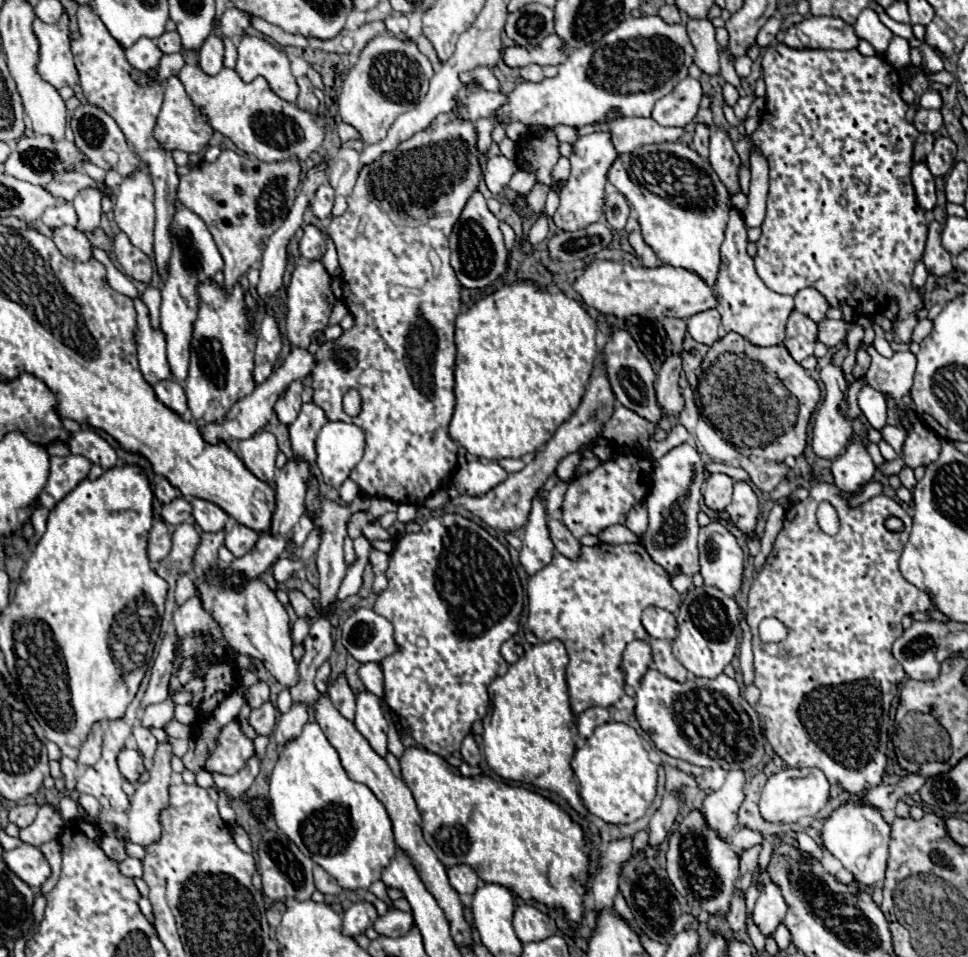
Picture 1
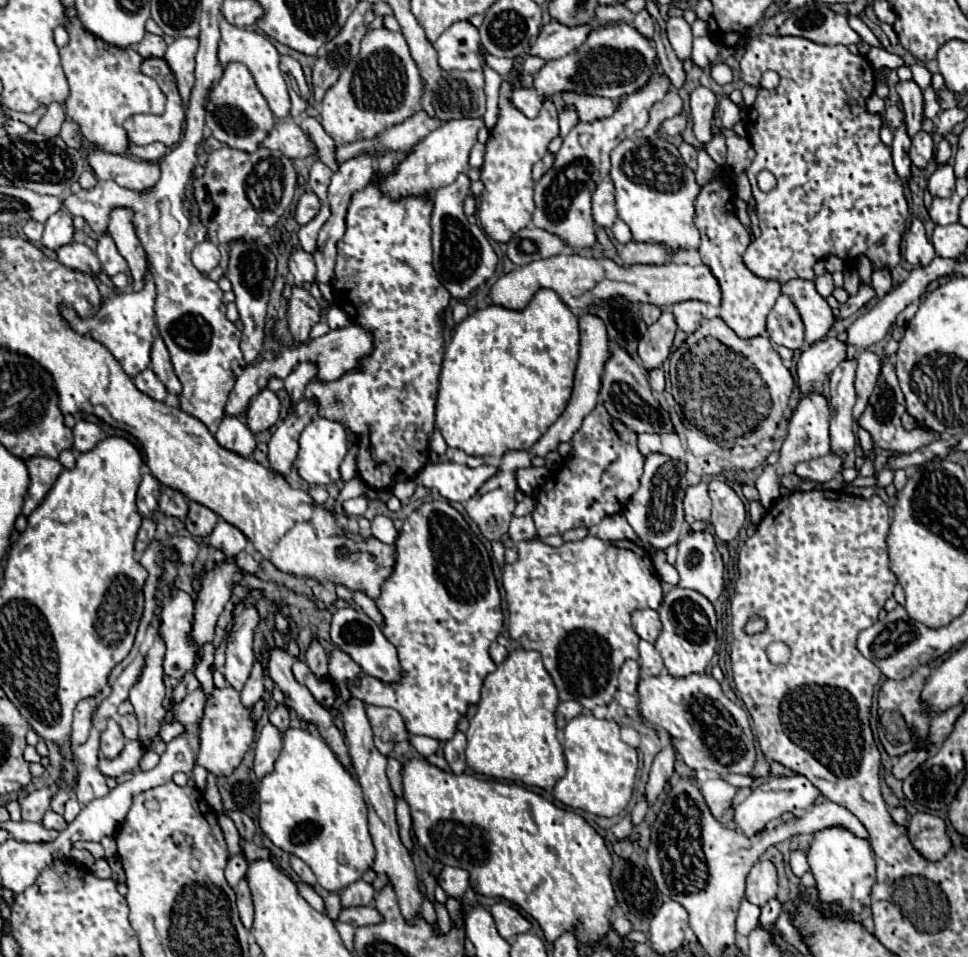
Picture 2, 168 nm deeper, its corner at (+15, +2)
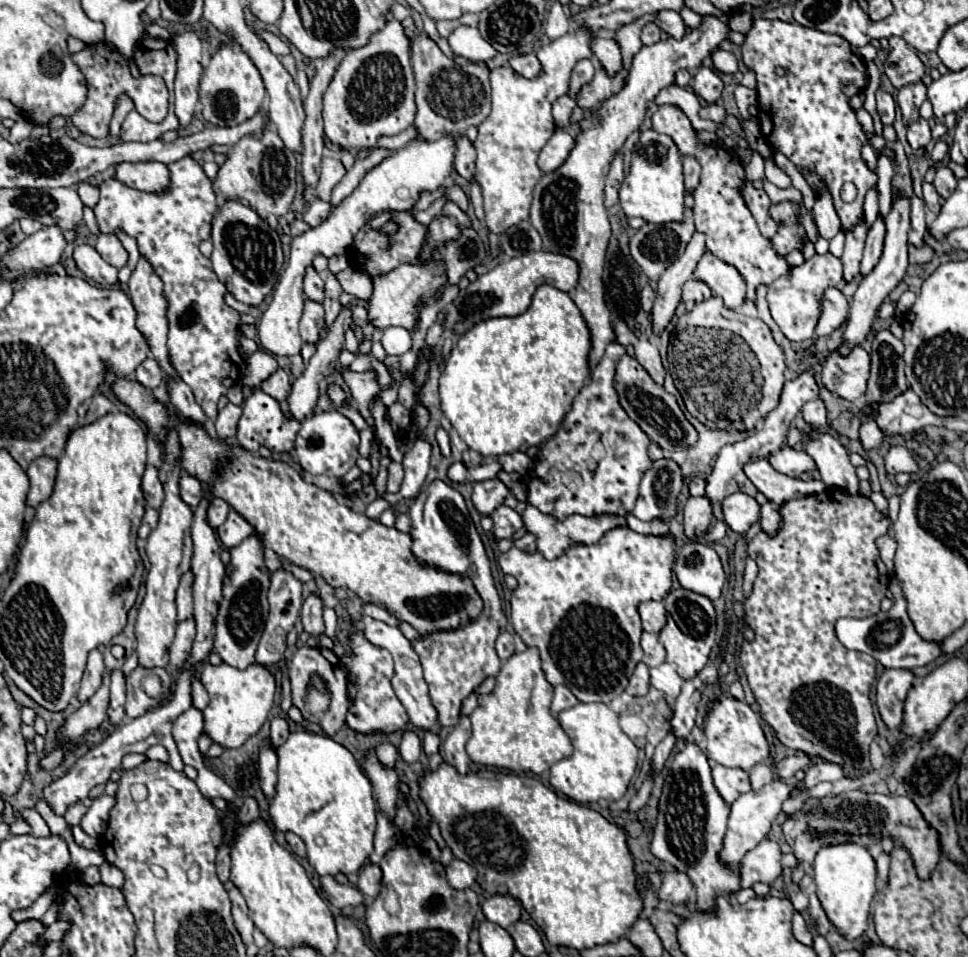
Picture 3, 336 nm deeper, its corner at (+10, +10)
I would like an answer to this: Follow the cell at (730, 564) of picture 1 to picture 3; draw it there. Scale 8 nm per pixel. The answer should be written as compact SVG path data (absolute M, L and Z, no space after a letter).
M688 542L680 548L674 564L676 578L684 590L716 600L726 580L722 562L714 548L704 542Z

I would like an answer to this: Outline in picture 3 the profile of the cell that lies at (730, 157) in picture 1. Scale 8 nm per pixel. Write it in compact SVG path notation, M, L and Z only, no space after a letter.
M700 66L694 80L692 80L692 88L694 92L704 98L706 102L716 102L722 94L722 80L720 74L708 66Z

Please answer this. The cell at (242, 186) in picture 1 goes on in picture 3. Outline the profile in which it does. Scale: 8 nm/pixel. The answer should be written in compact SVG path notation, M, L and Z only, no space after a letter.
M266 126L260 138L248 134L234 146L234 152L220 166L218 178L212 182L212 188L216 194L222 194L224 198L246 200L258 212L260 218L266 218L268 214L274 214L280 218L288 212L292 198L296 194L294 152L286 150L278 132Z

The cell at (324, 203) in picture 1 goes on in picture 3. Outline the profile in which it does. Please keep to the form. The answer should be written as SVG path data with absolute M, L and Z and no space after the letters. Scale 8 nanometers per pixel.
M314 198L314 202L310 202L310 206L306 208L304 212L304 222L310 226L310 228L316 228L318 224L322 224L328 214L330 214L330 204L328 202L322 202L320 198Z

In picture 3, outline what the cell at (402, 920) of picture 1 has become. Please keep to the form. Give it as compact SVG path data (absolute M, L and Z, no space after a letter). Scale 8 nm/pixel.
M324 876L320 878L320 888L324 892L324 896L328 898L328 902L340 910L344 910L346 906L356 906L364 900L364 896L360 894L360 890L356 890L350 884L338 884L334 880L334 876Z

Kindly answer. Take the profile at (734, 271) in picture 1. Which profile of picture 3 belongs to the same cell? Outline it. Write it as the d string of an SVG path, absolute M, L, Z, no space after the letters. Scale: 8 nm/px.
M664 104L658 106L658 110L652 114L652 130L658 134L666 134L674 140L678 146L680 156L692 156L700 162L702 172L700 172L700 184L694 190L694 224L698 232L706 234L706 248L722 258L724 262L730 262L746 280L748 292L746 292L746 302L754 302L754 290L758 284L770 284L786 270L790 268L788 262L774 250L772 242L764 238L758 230L758 224L754 216L750 214L740 190L744 184L744 166L738 158L736 152L726 150L716 144L702 144L696 136L696 130L692 128L690 120L686 114L674 106L674 104Z

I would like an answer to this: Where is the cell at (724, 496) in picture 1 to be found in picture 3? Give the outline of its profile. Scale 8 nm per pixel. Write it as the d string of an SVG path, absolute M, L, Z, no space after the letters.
M690 496L684 508L684 534L688 540L702 538L712 526L712 506L706 498Z

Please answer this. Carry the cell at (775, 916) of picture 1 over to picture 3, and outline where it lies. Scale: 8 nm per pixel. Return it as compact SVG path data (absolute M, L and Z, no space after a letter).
M764 838L740 860L740 886L752 888L756 882L772 884L782 874L780 848L774 840Z

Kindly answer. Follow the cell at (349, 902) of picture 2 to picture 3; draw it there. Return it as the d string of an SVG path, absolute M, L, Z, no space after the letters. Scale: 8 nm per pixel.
M366 864L360 872L358 872L358 888L360 892L374 900L380 894L380 884L382 884L382 870L376 864Z

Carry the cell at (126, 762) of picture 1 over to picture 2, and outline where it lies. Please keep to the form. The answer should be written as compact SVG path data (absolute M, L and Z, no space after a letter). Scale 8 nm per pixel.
M111 718L109 720L109 726L107 730L101 732L101 754L107 758L107 760L113 760L117 758L121 752L123 752L123 746L125 746L125 738L121 734L121 728L115 724L115 720Z

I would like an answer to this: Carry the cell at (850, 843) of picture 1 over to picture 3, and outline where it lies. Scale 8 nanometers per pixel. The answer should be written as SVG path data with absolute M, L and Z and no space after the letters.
M858 844L824 846L814 860L814 880L816 896L834 928L846 940L860 938L868 928L870 902L876 894L876 864L870 852Z

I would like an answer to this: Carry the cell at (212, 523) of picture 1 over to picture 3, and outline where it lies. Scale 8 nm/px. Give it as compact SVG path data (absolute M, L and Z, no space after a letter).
M212 498L210 510L208 510L208 522L210 522L210 526L218 528L226 520L228 510L230 510L230 506L222 498Z

